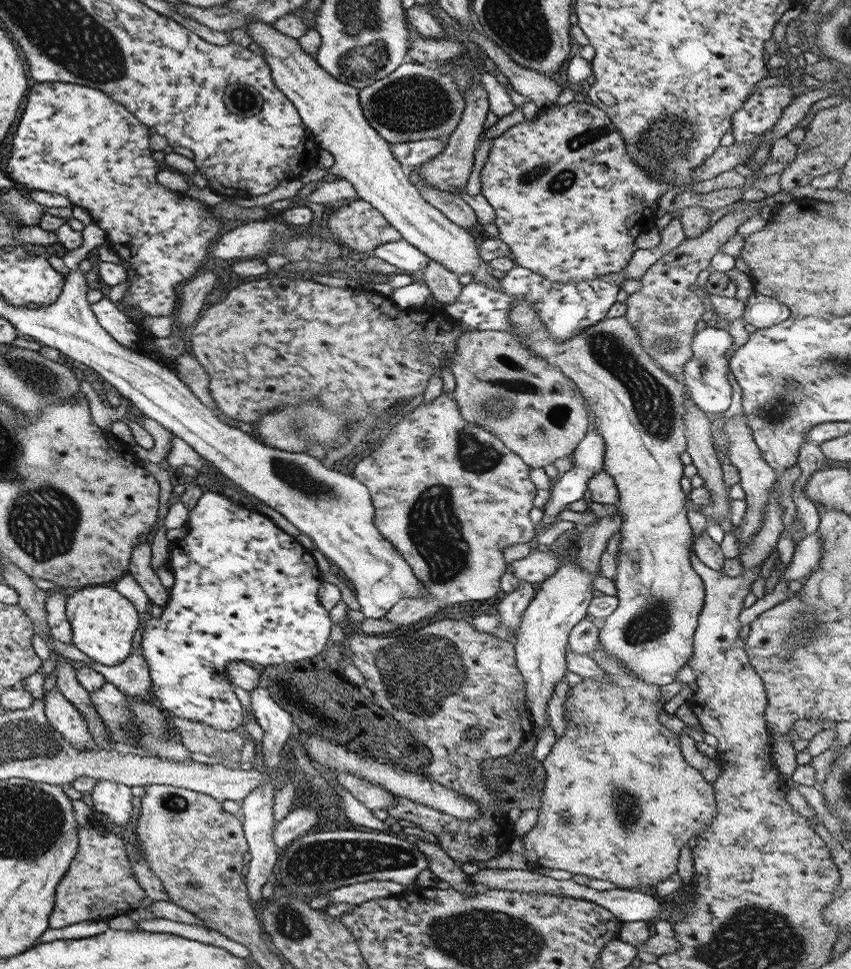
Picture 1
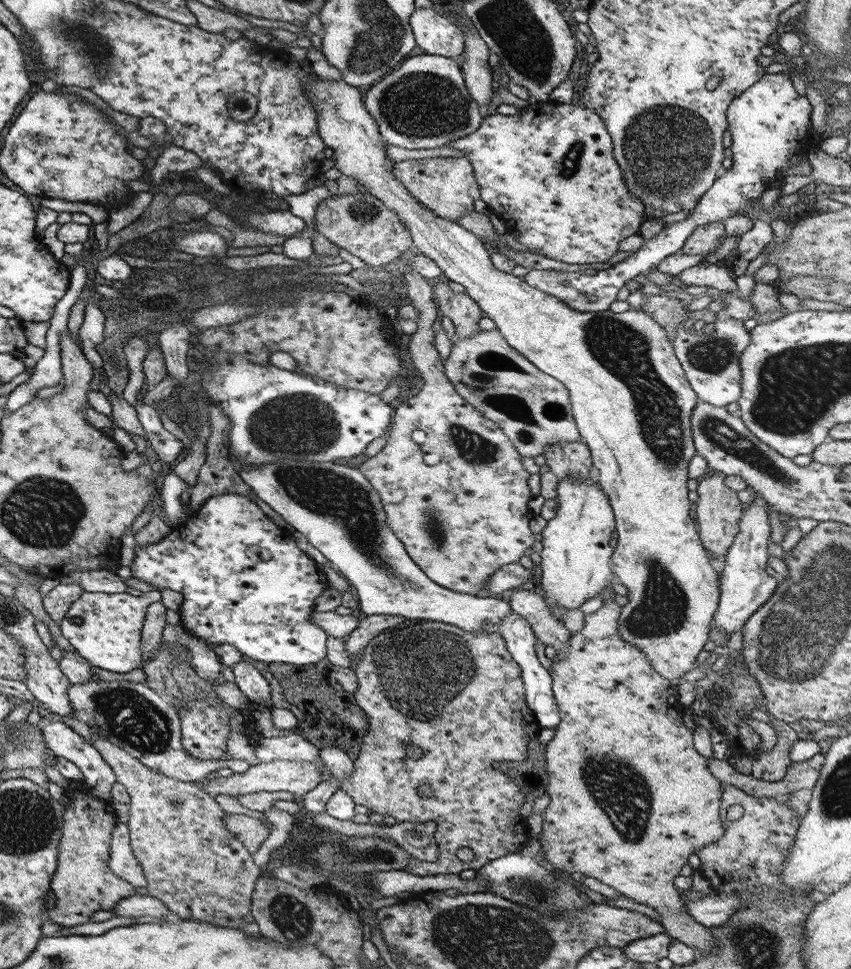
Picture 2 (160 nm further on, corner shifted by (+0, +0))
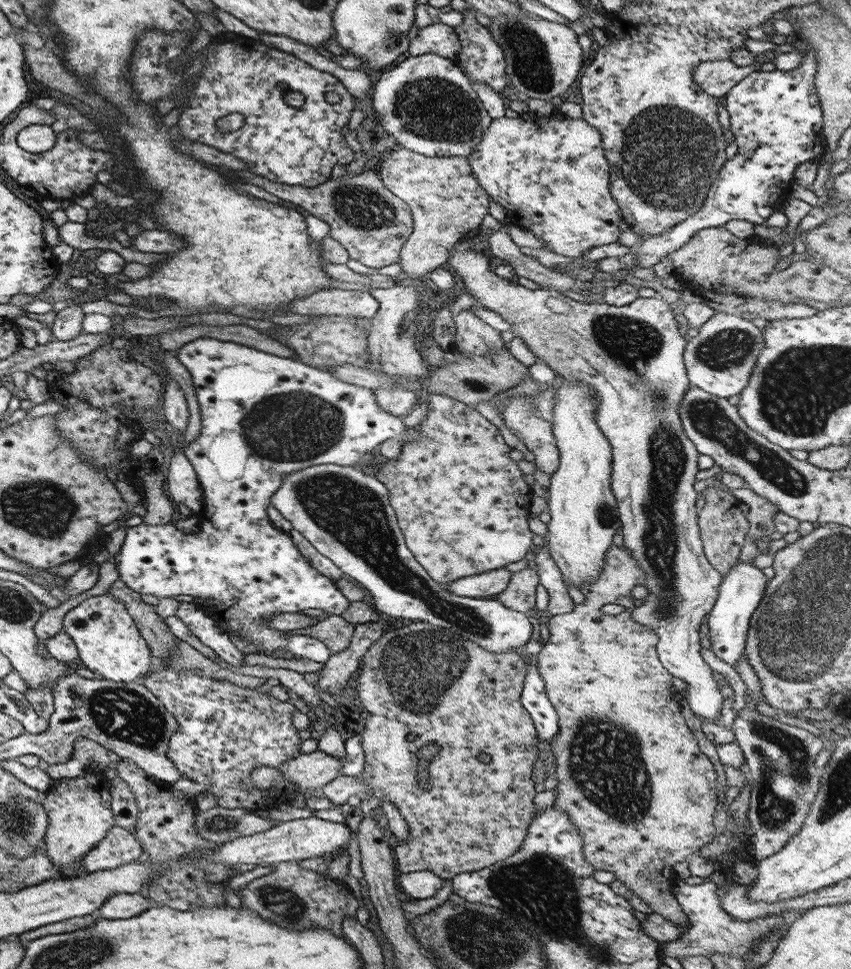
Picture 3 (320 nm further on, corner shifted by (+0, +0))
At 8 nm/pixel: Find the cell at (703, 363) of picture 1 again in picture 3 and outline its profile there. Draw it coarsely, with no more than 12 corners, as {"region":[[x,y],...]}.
{"region":[[715,312],[682,354],[688,381],[739,394],[764,347],[740,316]]}

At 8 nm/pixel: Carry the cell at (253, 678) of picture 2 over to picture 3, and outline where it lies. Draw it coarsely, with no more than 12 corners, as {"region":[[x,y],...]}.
{"region":[[180,602],[174,615],[218,658],[236,668],[243,654],[206,608]]}

